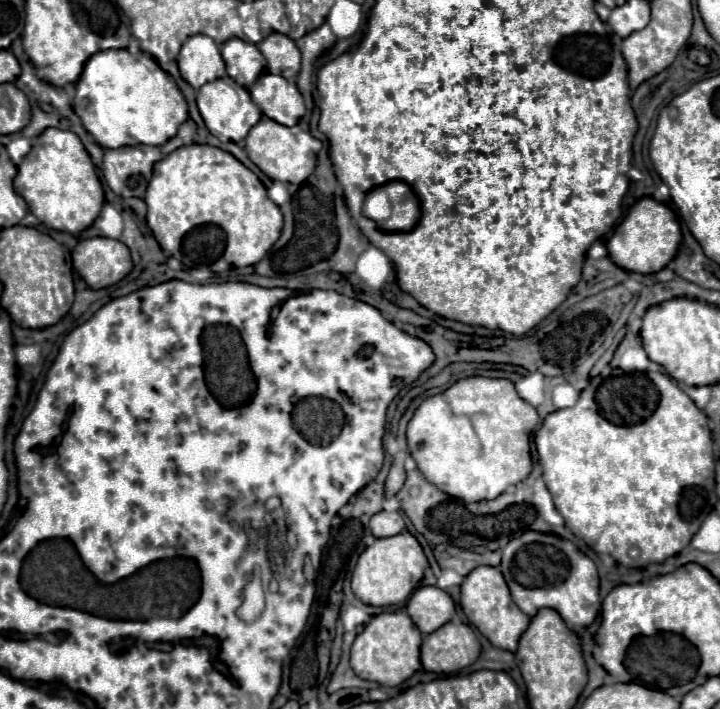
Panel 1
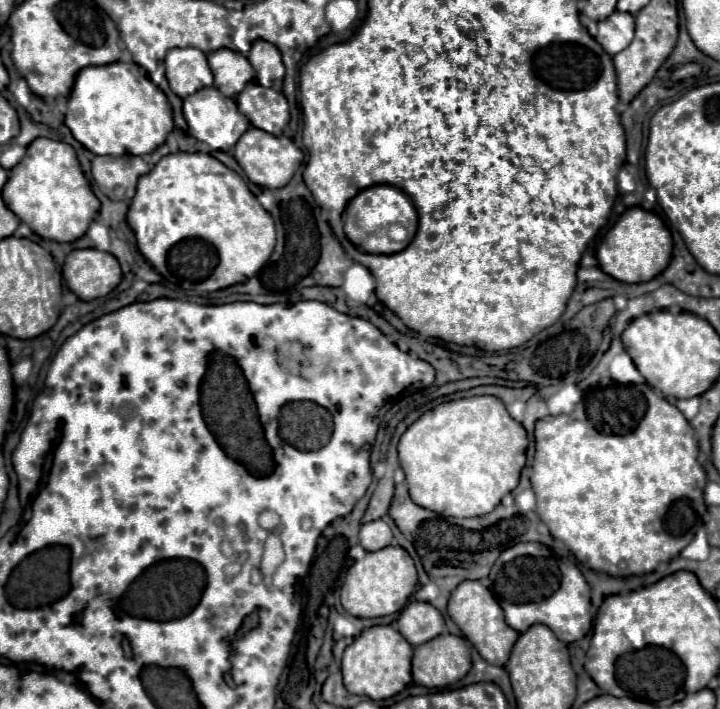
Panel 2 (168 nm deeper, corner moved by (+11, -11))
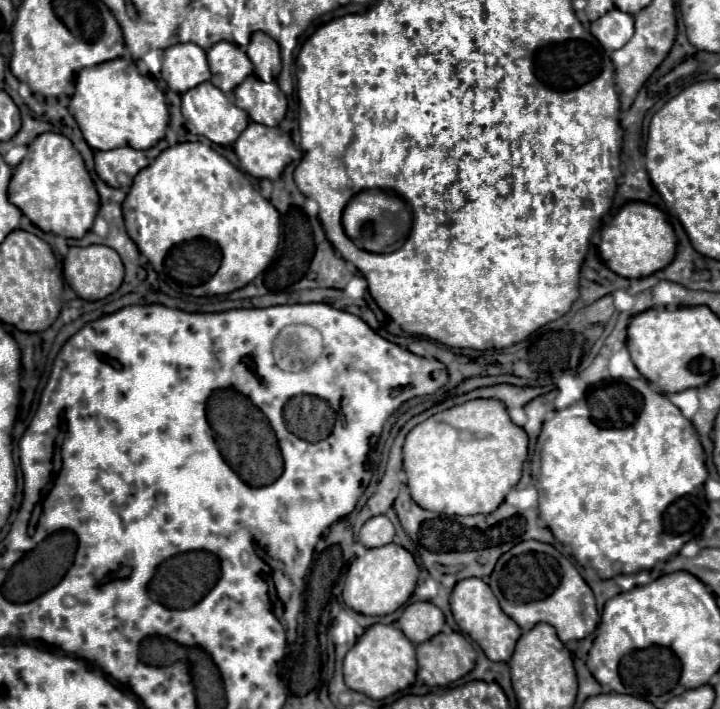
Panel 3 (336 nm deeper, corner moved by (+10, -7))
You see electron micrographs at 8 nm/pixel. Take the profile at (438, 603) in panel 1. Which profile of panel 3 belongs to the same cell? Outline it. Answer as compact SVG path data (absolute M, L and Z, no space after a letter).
M417 601L405 607L401 619L397 621L401 631L407 635L409 641L423 643L427 639L431 639L433 635L437 635L443 625L445 625L445 617L441 613L439 607L435 607L433 603L427 601Z

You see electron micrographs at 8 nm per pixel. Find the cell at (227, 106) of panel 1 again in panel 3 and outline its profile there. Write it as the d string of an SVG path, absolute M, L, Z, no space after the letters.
M209 81L189 89L187 93L181 95L181 99L183 99L181 111L183 111L183 117L185 117L187 131L195 133L195 135L203 135L217 145L233 143L241 135L241 131L249 125L249 115L245 115L245 111L239 109L228 94L223 93L221 89L217 89Z

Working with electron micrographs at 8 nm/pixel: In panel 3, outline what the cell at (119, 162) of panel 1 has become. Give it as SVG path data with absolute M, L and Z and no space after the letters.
M119 147L111 151L95 151L95 171L111 187L121 187L117 181L119 173L135 177L143 167L149 165L145 151L133 147Z

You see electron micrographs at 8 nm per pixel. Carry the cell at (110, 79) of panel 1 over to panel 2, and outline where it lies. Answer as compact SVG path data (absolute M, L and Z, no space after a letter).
M136 63L84 67L68 99L66 125L74 139L96 155L146 155L160 147L174 129L172 107L166 95Z

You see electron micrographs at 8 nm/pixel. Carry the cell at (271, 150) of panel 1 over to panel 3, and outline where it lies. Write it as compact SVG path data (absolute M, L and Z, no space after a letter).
M251 121L247 129L241 133L241 139L237 139L232 148L239 157L239 165L245 173L249 173L251 177L265 177L265 179L279 179L281 171L291 163L297 161L301 157L301 151L295 149L293 141L288 133L283 132L279 127L267 127L265 125Z

